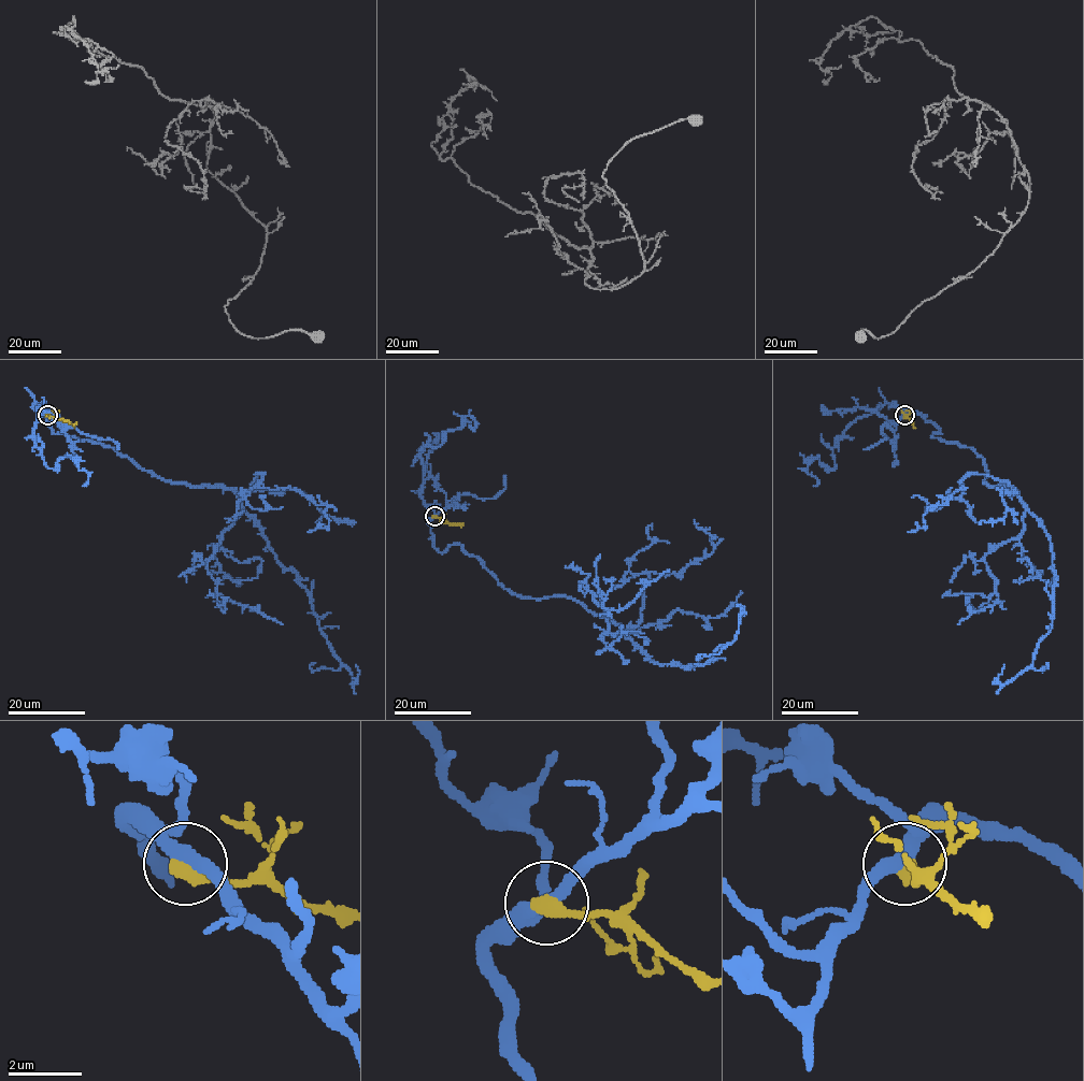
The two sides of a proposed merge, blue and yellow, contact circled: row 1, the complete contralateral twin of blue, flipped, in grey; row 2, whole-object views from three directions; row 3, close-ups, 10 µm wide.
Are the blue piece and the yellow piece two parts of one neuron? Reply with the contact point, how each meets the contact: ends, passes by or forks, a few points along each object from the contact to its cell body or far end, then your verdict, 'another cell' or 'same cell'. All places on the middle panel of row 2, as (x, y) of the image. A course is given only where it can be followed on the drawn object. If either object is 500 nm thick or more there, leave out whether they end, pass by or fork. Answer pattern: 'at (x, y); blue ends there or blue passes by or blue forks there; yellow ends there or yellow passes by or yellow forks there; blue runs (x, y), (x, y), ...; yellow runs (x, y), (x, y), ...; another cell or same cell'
at (434, 516); blue passes by; yellow ends there; blue runs (434, 516), (440, 552), (459, 544), (513, 593), (579, 601), (654, 662), (702, 665), (735, 638), (742, 616); yellow runs (434, 516), (460, 527); another cell

